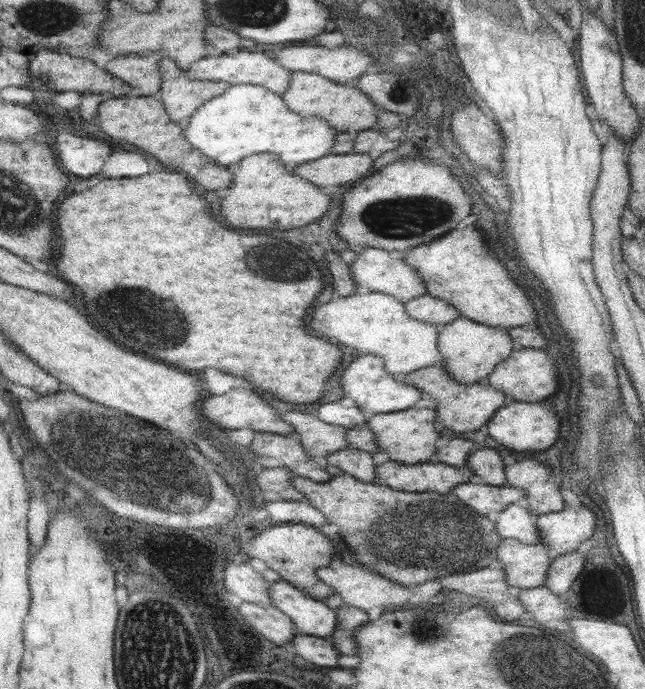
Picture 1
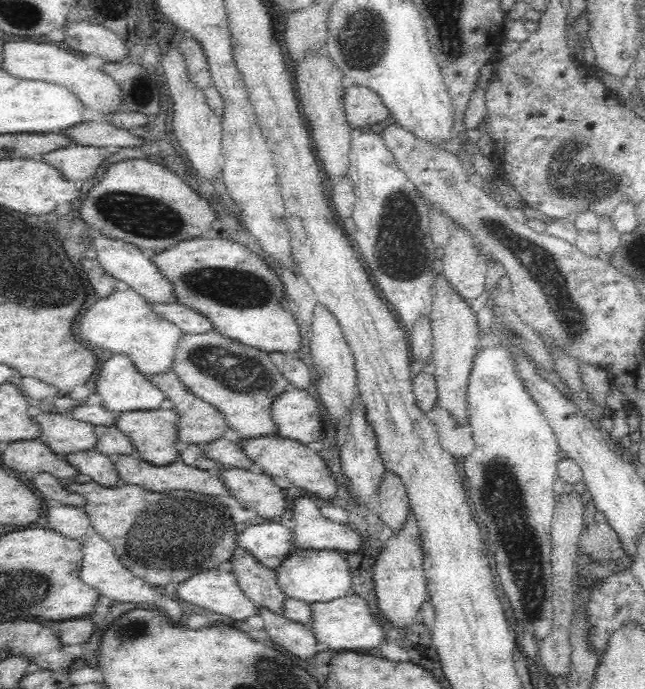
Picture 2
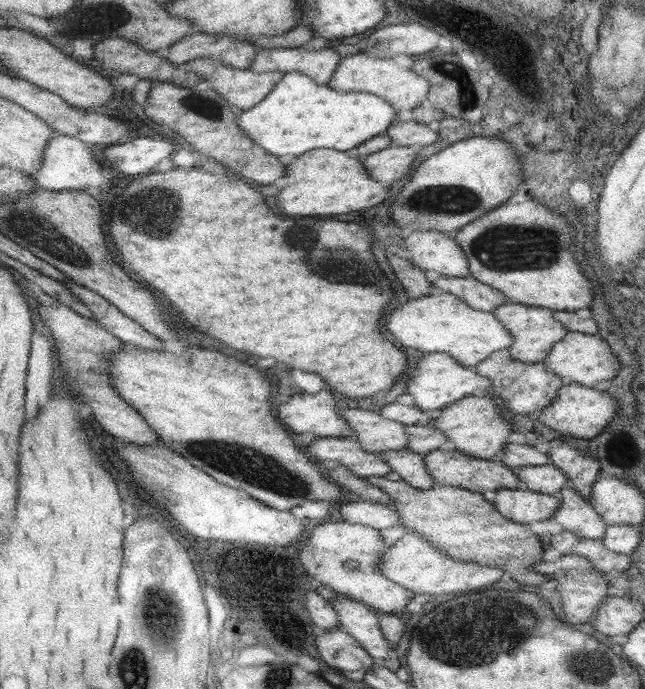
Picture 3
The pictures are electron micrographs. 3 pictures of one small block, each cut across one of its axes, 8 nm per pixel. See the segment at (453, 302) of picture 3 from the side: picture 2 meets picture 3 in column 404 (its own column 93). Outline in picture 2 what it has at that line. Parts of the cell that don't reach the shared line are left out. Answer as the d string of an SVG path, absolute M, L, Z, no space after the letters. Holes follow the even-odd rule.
M133 289L116 291L96 302L80 320L82 340L90 347L100 346L100 350L111 354L126 354L132 357L139 371L145 375L163 373L172 368L177 346L184 331L174 322L156 313L156 304Z

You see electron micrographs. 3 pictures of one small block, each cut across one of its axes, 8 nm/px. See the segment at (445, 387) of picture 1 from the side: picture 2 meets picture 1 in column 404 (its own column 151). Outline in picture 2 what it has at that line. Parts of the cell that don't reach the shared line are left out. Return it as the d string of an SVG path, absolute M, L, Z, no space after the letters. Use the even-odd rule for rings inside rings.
M172 368L163 373L146 375L146 377L156 388L164 392L168 400L173 402L173 406L177 412L180 413L179 440L182 445L205 446L222 437L224 432L229 428L224 414L213 404L188 390L188 387L180 380L180 377Z

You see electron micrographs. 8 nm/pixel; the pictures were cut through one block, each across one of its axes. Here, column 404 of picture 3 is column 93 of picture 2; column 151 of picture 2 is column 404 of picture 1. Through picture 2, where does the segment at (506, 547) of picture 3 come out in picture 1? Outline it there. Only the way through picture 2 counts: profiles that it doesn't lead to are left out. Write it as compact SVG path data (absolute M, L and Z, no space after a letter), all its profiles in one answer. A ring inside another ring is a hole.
M350 447L328 456L328 462L344 470L332 480L321 483L304 476L294 478L294 485L304 492L310 503L320 507L329 522L339 527L338 536L348 540L354 548L354 556L360 563L403 585L424 584L448 574L474 572L479 568L497 565L498 544L500 535L496 531L496 520L480 514L460 500L454 493L438 494L437 492L408 492L395 489L378 481L376 468L380 457L373 452Z

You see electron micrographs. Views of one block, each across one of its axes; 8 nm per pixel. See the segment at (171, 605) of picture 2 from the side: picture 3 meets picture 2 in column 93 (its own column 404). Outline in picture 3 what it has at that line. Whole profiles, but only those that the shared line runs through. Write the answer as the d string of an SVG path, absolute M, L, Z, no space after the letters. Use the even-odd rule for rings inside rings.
M410 530L384 556L384 573L389 579L419 594L450 594L474 590L490 584L504 584L507 573L500 567L481 566L452 559L450 555L440 551L422 533Z

